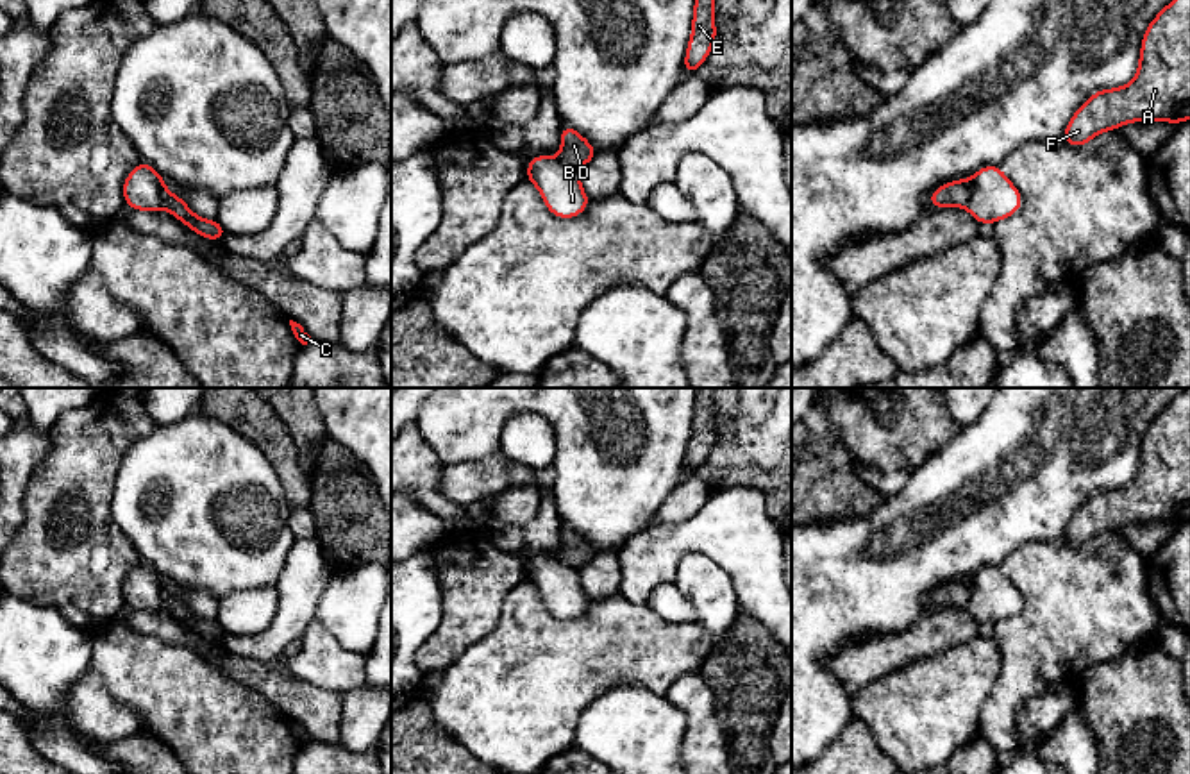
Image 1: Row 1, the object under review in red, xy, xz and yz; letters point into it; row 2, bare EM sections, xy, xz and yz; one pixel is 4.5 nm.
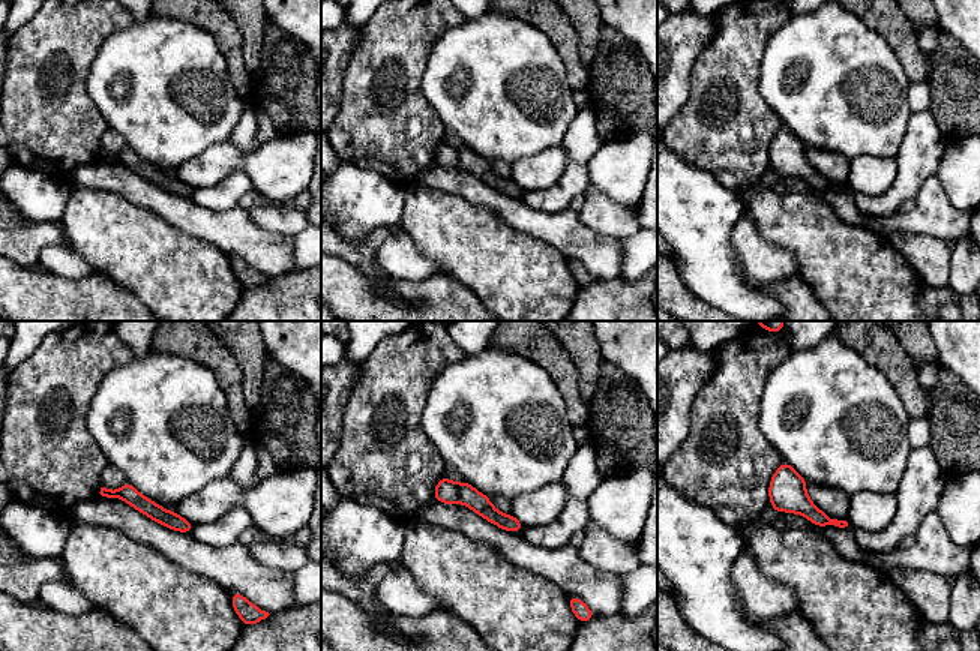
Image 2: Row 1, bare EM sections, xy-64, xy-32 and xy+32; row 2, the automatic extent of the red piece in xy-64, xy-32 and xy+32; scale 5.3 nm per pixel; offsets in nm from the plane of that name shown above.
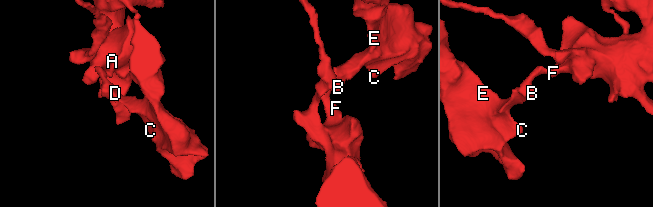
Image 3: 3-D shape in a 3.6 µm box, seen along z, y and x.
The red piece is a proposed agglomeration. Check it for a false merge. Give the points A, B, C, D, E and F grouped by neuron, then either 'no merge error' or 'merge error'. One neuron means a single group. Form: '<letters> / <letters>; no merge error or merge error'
A B F / C D E; merge error

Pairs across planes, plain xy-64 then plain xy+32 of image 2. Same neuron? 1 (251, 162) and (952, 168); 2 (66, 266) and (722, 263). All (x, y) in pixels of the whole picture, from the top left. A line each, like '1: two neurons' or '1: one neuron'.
1: one neuron
2: two neurons

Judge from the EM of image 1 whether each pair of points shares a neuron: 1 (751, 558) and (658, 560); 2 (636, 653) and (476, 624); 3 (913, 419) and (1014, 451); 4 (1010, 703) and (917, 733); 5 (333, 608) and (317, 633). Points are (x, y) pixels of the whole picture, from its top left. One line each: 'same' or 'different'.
1: same
2: different
3: different
4: different
5: different

